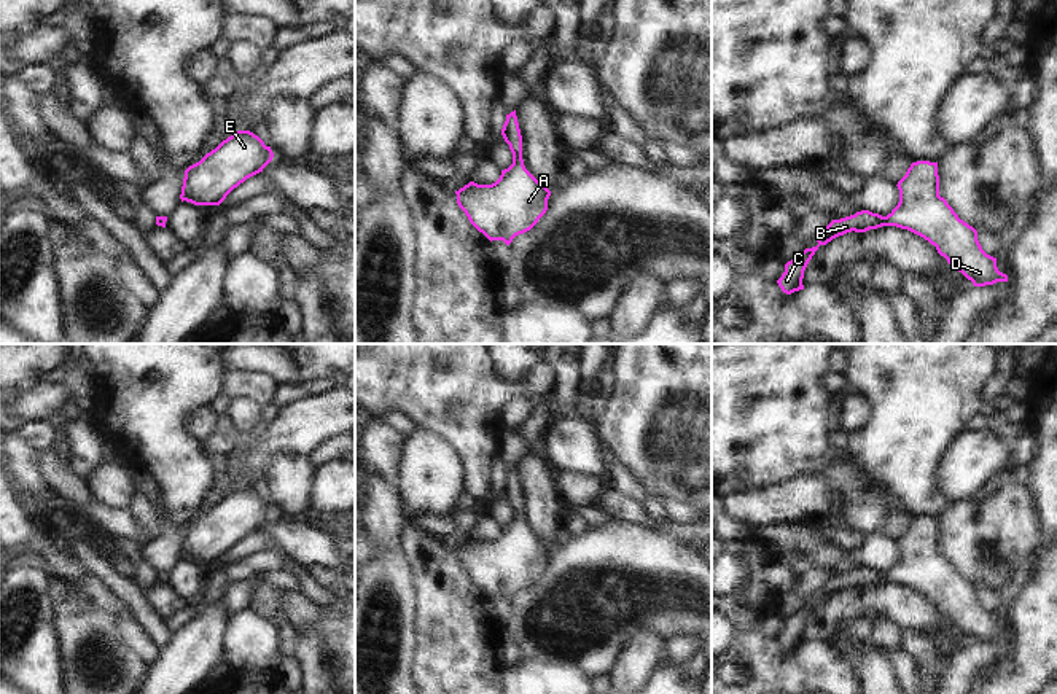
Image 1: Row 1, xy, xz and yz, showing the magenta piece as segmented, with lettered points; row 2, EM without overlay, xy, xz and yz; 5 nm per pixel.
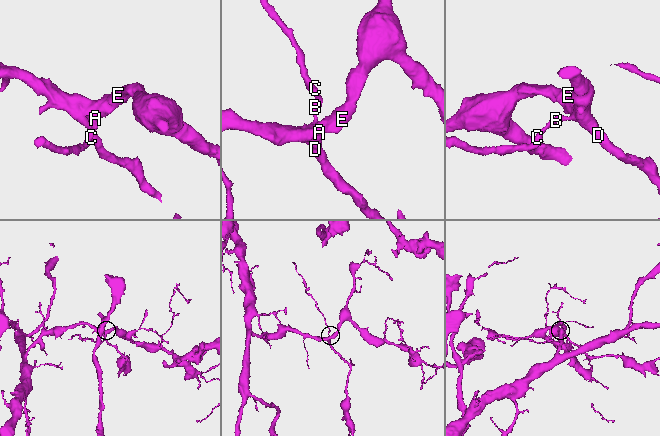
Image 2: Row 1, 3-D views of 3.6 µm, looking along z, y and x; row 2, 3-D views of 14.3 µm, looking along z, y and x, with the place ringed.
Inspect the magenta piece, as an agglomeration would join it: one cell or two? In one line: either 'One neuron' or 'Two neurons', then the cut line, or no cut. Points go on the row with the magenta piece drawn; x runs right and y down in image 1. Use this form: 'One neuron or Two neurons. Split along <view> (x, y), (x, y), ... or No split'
One neuron. No split

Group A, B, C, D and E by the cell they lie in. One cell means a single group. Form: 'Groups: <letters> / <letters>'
Groups: A B C D E

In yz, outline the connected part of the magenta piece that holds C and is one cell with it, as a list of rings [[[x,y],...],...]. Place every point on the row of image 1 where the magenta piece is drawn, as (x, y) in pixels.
[[[912,162],[896,186],[899,189],[899,202],[887,216],[861,210],[855,215],[833,220],[817,236],[817,247],[805,248],[785,264],[785,272],[777,280],[782,291],[791,294],[804,290],[804,271],[820,245],[826,245],[852,231],[866,232],[882,226],[896,226],[923,237],[974,287],[1008,282],[1008,275],[997,267],[997,258],[982,250],[977,231],[960,220],[947,201],[939,196],[938,162]]]

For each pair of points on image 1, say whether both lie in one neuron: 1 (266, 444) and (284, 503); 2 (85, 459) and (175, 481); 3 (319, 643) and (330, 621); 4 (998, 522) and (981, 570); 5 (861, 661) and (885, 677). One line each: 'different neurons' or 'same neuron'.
1: different neurons
2: different neurons
3: same neuron
4: same neuron
5: same neuron

